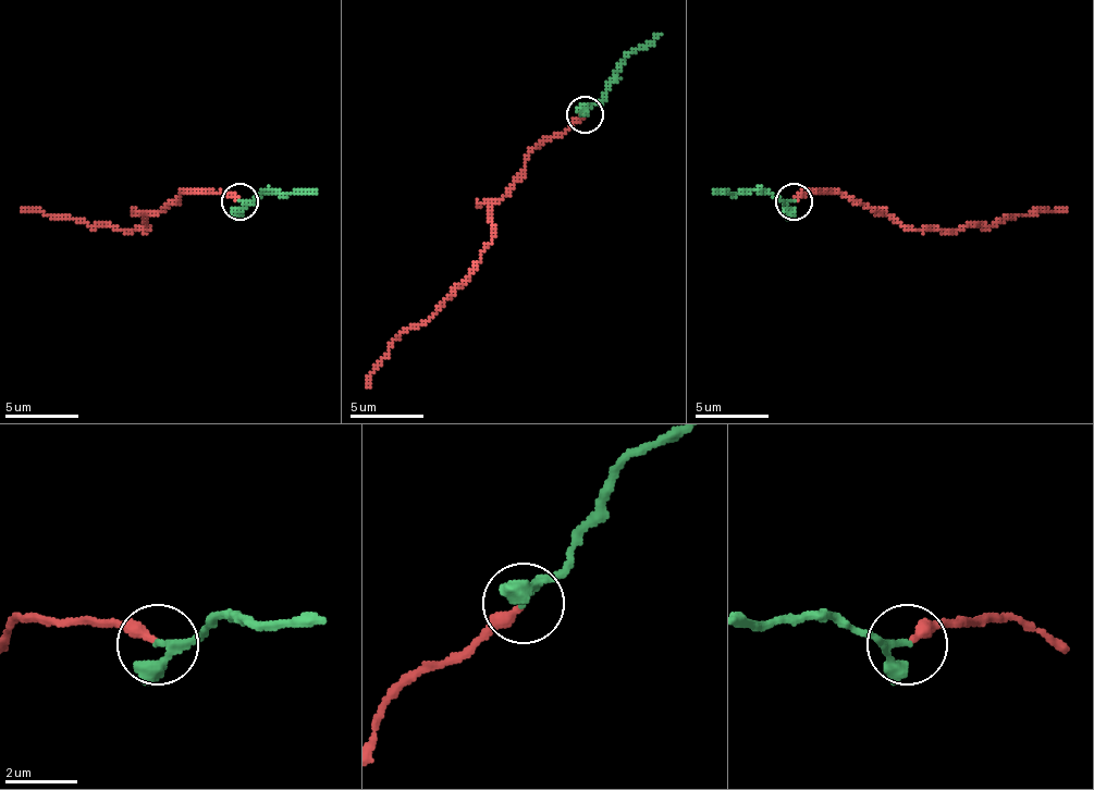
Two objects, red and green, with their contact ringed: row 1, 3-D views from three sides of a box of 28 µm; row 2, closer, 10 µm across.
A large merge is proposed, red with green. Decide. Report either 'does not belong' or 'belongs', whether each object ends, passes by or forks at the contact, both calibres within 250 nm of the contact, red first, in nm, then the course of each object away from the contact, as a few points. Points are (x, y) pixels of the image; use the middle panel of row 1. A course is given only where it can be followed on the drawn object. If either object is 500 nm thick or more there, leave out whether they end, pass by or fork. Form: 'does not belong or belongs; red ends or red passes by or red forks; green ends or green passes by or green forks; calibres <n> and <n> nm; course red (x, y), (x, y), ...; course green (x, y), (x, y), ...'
belongs; red ends; green passes by; calibres 300 and 160 nm; course red (584, 115), (529, 156), (525, 174), (492, 207), (492, 244), (477, 270), (433, 313), (392, 343), (367, 387); course green (584, 115), (599, 100), (613, 71), (661, 34)

